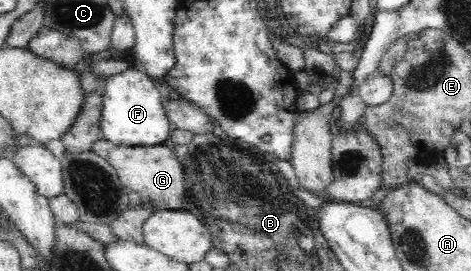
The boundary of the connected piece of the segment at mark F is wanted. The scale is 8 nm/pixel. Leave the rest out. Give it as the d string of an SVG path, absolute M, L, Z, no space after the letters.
M138 65L108 76L104 80L102 108L98 128L102 138L111 144L131 148L163 145L169 142L171 130L163 103L161 92L147 76L147 72Z

